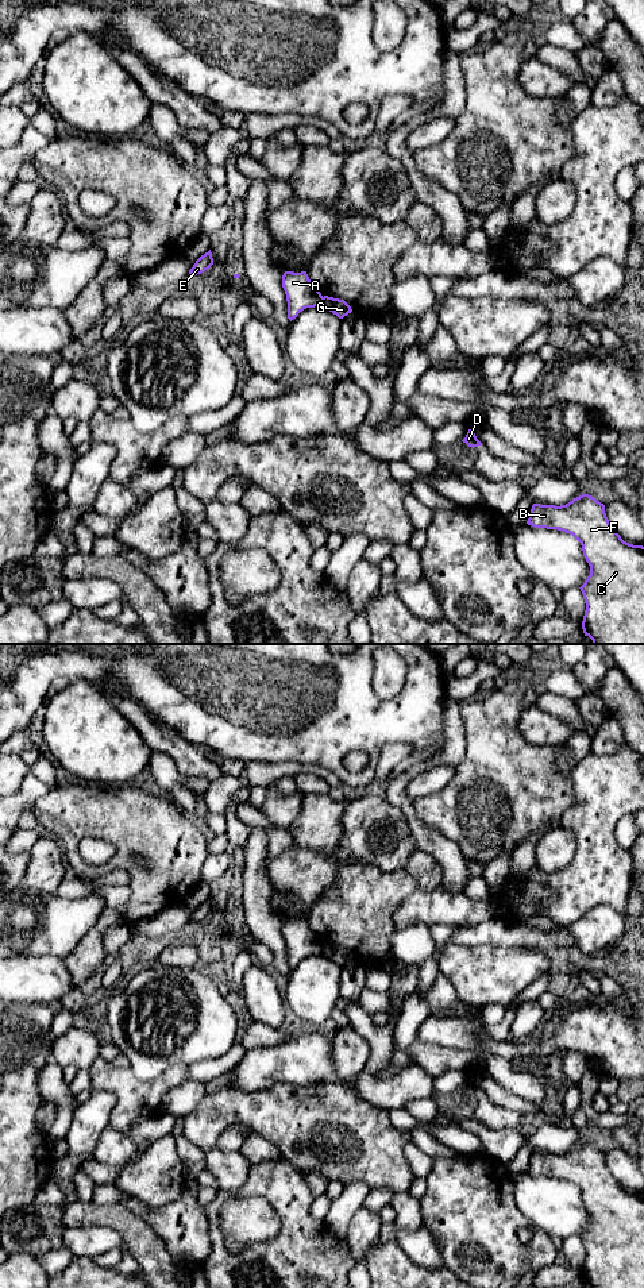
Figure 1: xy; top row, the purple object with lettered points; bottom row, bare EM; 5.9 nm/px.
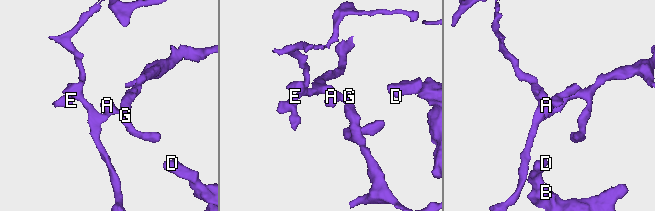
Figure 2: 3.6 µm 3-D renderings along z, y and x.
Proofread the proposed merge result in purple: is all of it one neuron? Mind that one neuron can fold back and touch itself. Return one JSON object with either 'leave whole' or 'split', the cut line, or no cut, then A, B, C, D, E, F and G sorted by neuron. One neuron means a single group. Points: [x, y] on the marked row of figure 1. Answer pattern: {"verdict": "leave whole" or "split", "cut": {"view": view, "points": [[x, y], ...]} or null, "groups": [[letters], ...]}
{"verdict": "split", "cut": {"view": "xy", "points": [[323, 297], [320, 304]]}, "groups": [["A", "E"], ["B", "C", "D", "F", "G"]]}

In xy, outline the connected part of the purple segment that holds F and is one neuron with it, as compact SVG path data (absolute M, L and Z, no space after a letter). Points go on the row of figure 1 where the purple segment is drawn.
M582 494L560 506L533 504L527 524L563 531L581 543L583 556L590 566L590 575L579 587L586 603L582 621L585 636L589 636L593 644L644 644L644 547L621 539L606 517L605 505L589 494Z

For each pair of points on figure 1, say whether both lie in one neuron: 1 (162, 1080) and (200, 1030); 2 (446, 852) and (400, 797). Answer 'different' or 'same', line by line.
1: different
2: same

